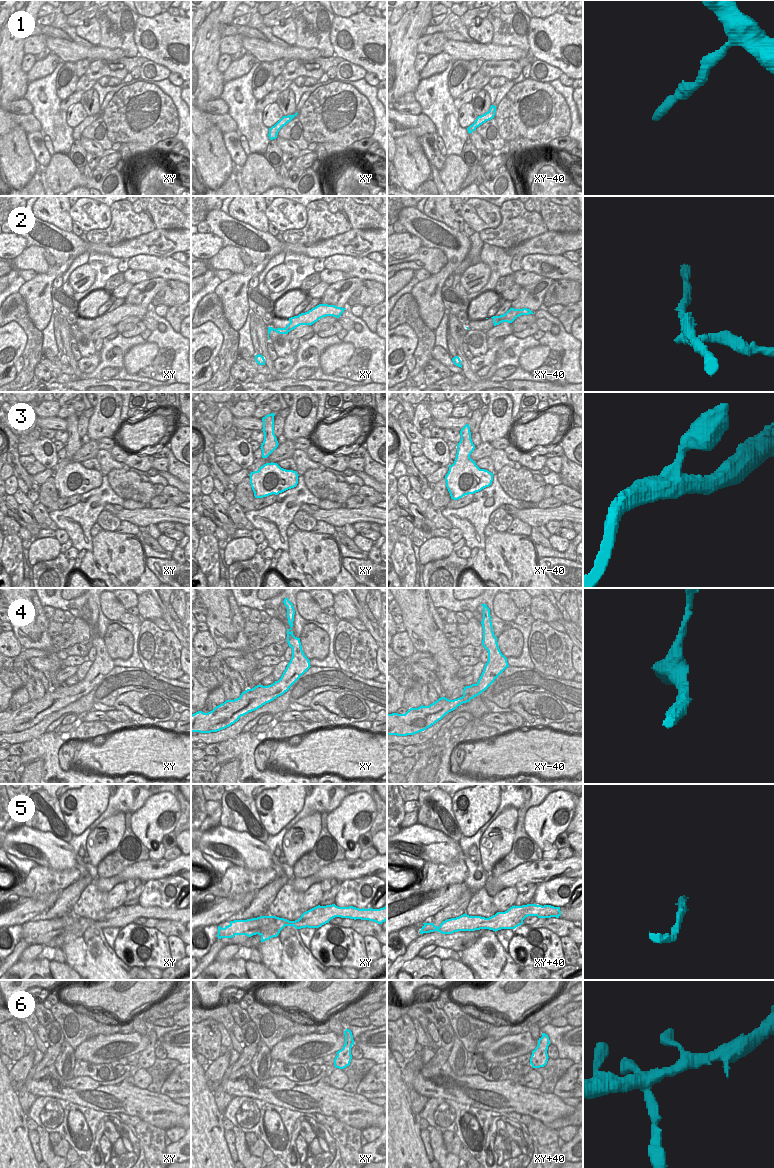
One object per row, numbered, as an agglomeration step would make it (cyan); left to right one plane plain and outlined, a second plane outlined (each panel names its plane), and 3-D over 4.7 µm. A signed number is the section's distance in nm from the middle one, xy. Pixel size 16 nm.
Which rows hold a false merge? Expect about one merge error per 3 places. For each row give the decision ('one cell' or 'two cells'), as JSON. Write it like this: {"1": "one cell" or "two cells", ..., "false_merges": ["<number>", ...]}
{"1": "one cell", "2": "two cells", "3": "one cell", "4": "two cells", "5": "one cell", "6": "one cell", "false_merges": ["2", "4"]}

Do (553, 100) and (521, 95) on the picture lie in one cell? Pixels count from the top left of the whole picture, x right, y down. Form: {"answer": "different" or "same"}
{"answer": "same"}

